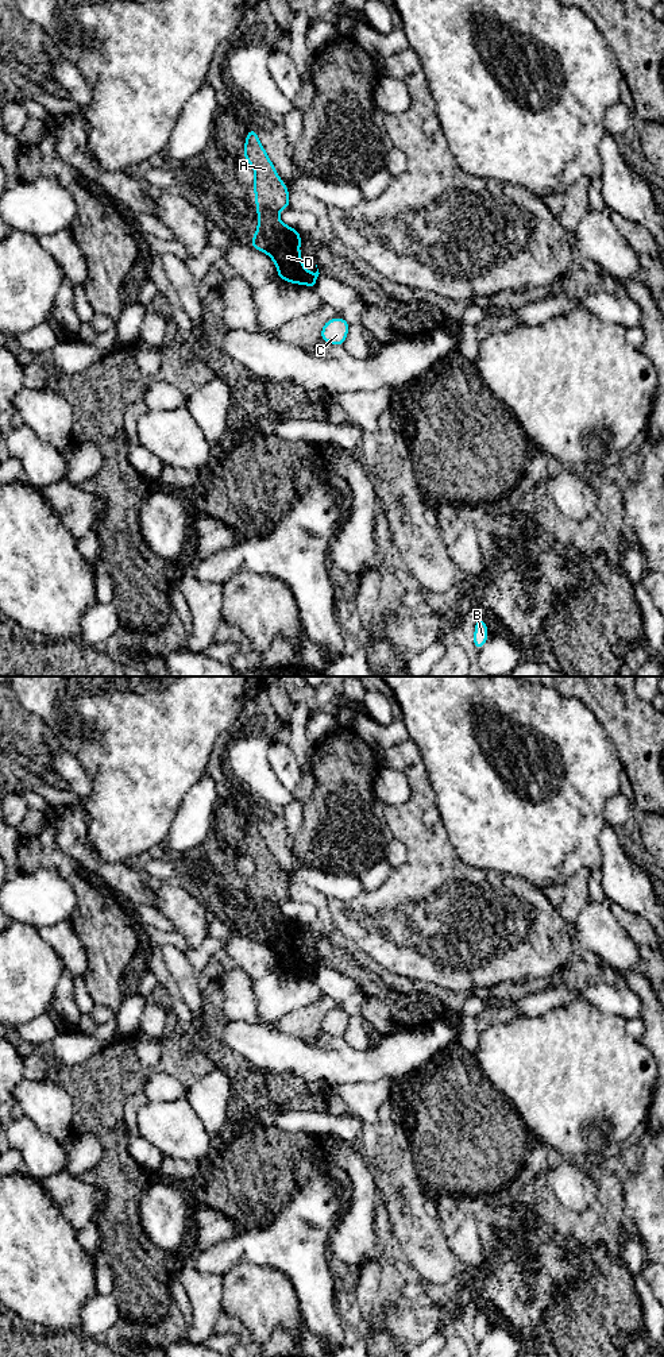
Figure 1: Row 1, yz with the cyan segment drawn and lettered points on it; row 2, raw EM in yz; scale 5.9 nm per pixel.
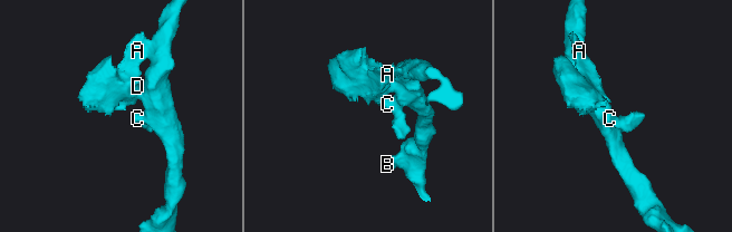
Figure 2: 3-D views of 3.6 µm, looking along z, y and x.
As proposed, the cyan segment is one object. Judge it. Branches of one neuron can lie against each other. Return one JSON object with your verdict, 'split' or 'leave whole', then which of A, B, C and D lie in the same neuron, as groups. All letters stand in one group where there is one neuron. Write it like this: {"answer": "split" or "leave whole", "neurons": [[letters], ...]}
{"answer": "split", "neurons": [["A", "D"], ["B", "C"]]}

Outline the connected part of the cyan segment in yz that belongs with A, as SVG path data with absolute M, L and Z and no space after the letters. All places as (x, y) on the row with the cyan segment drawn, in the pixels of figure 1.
M250 128L244 144L244 158L255 170L255 189L258 208L258 232L252 235L252 250L259 250L270 255L275 262L278 278L289 280L300 274L300 284L316 289L319 269L310 274L300 257L301 234L283 224L277 213L289 208L289 192L281 181L265 149L262 147L256 131Z

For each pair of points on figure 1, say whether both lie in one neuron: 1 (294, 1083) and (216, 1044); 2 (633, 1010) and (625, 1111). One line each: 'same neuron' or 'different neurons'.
1: same neuron
2: different neurons

